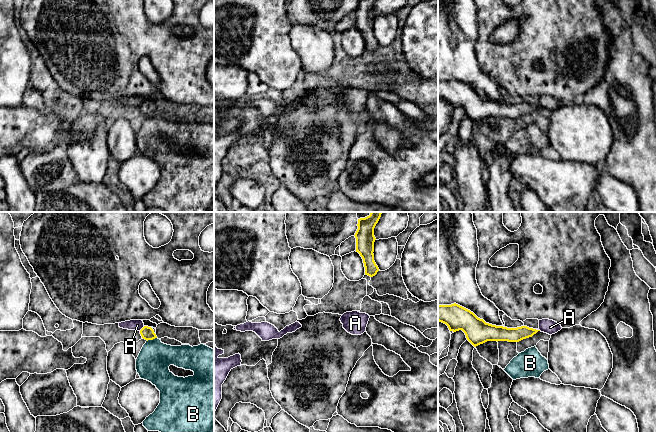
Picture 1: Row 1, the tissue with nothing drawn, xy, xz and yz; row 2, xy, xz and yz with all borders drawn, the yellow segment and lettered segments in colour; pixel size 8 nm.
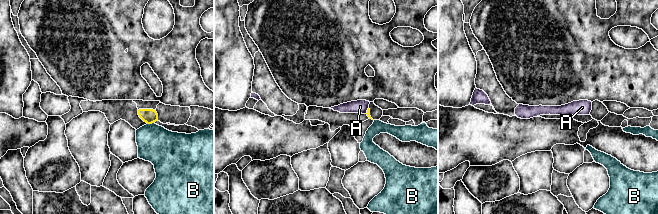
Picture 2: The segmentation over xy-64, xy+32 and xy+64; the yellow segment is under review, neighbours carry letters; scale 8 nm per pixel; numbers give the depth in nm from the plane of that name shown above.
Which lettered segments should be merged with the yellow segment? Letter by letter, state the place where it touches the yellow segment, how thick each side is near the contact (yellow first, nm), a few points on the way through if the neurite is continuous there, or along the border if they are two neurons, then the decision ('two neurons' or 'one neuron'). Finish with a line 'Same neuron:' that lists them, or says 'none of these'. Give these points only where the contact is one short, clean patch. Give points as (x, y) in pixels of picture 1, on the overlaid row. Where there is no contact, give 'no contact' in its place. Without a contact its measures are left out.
A: contact xy (142, 328); calibres 110 and 80 nm; border xy (144, 326), (139, 330); two neurons
B: contact xy (151, 339); calibres 110 and 280 nm; border xy (156, 337), (147, 341); two neurons
Same neuron: none of these

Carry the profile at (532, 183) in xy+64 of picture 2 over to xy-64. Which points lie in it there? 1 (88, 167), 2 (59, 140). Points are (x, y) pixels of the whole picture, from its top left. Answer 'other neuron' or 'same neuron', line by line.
1: same neuron
2: other neuron

